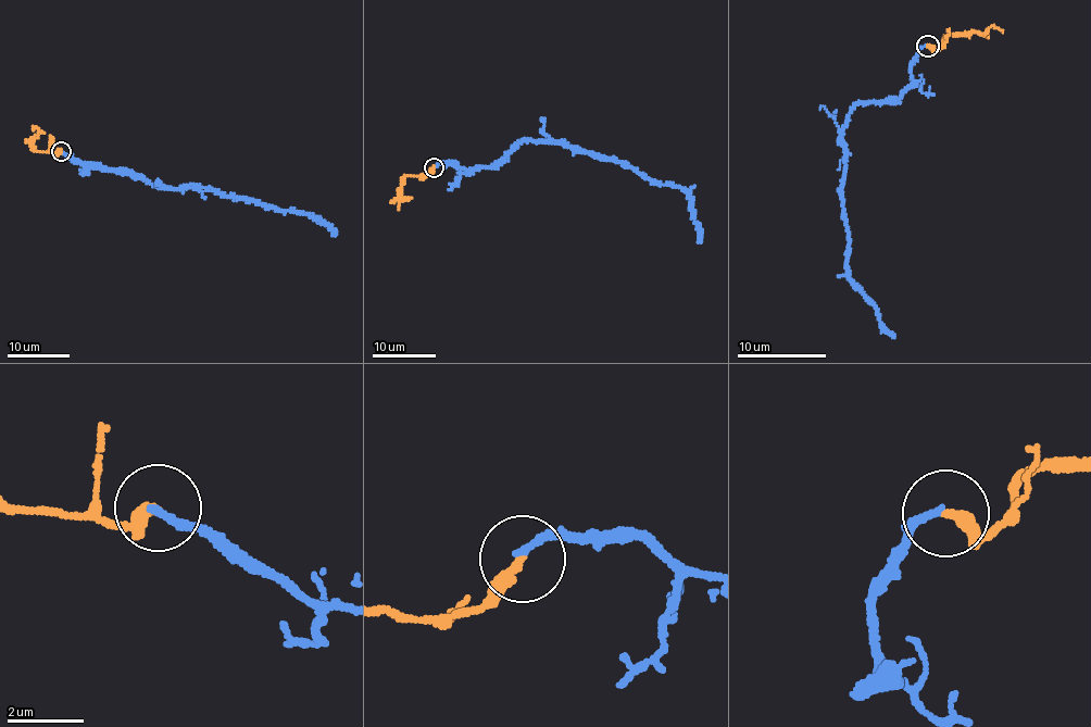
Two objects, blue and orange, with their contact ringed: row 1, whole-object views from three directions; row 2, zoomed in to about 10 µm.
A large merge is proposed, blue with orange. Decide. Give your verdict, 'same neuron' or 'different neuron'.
same neuron

